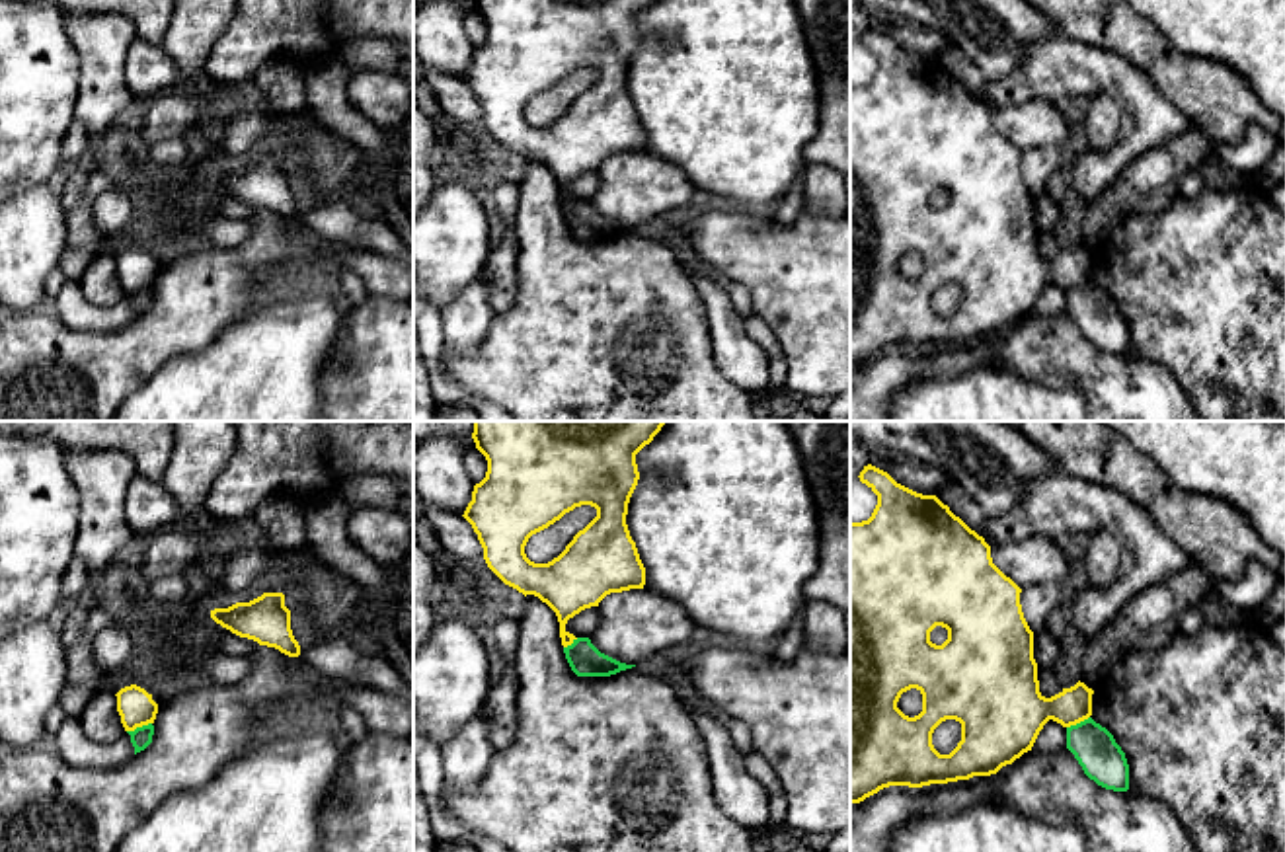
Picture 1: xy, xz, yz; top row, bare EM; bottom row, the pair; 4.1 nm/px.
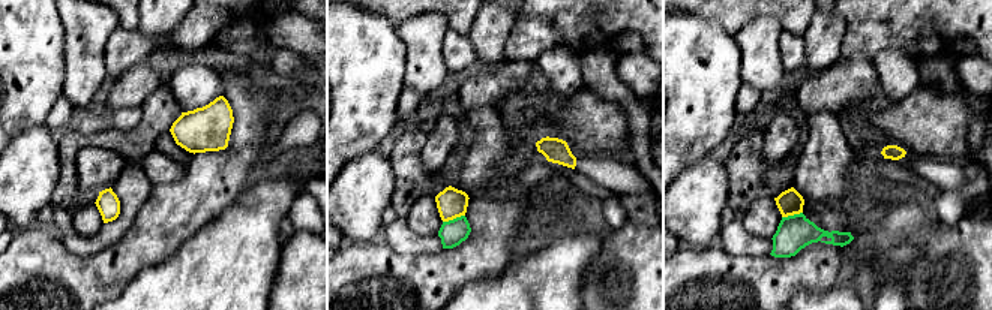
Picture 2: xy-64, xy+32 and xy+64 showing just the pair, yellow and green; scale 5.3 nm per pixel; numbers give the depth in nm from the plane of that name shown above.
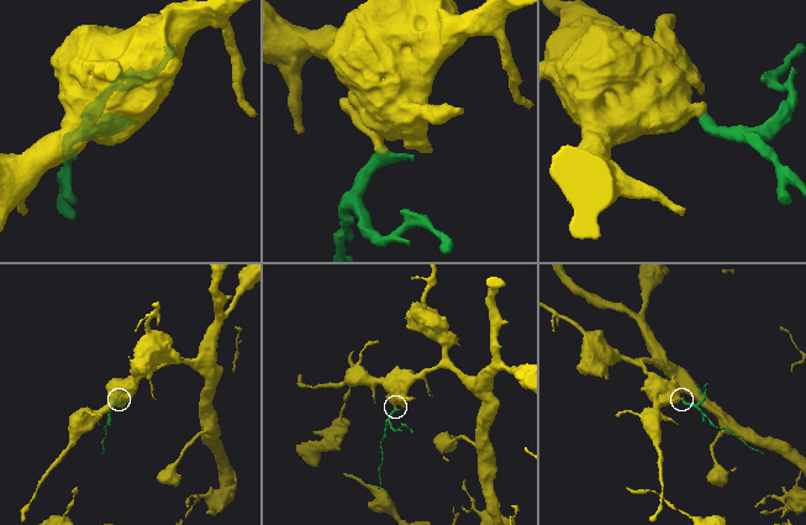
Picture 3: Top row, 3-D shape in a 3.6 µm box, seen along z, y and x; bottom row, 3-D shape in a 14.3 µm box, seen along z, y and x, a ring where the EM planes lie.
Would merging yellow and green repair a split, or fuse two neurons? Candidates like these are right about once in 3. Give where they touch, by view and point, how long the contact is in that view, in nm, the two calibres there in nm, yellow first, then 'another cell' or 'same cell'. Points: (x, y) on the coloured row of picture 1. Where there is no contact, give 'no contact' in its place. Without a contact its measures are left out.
xy (139, 726) | 110 nm | 150/90 nm | another cell

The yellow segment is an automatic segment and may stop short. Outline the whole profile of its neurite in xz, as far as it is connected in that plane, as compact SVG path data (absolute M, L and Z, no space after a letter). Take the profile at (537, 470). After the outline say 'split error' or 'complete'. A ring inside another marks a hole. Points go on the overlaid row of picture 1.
M474 421L472 439L487 460L487 472L474 485L472 501L462 517L478 534L487 567L505 585L525 597L538 597L556 612L564 647L577 639L565 630L569 618L585 608L599 606L610 593L643 589L645 585L645 567L630 536L626 515L640 480L636 454L653 441L663 425L665 421ZM581 505L595 507L597 517L573 536L558 558L548 563L530 562L525 554L528 538Z | complete

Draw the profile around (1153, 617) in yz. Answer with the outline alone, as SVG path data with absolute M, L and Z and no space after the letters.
M1189 563L1152 591L1137 595L1100 634L1086 641L1086 651L1076 663L1080 682L1092 690L1100 686L1137 643L1162 649L1178 632L1182 614L1199 606L1213 591L1213 581L1205 571Z

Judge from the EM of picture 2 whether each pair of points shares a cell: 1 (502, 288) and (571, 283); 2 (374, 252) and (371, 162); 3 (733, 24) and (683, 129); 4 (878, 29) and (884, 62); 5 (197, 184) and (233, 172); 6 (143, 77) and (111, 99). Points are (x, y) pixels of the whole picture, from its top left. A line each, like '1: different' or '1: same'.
1: same
2: different
3: different
4: different
5: same
6: same

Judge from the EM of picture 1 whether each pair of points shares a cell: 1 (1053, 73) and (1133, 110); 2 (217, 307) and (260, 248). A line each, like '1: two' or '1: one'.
1: one
2: one

